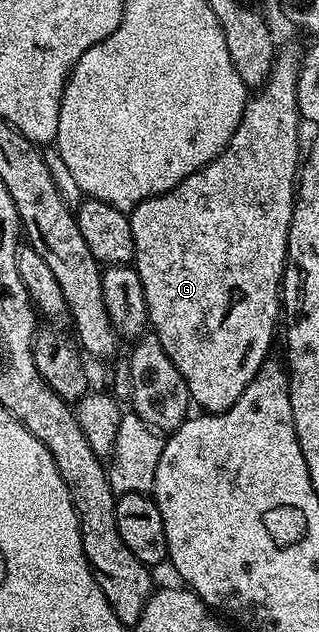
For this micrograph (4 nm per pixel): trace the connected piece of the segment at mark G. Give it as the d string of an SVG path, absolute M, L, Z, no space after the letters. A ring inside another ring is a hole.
M287 45L278 50L275 62L266 81L250 94L245 111L241 115L241 123L233 131L229 143L208 165L190 173L182 181L177 182L171 189L158 193L155 197L147 197L130 210L131 226L133 227L133 243L135 255L133 264L139 273L141 287L147 300L147 319L150 328L157 335L161 347L169 355L169 359L181 371L187 384L190 400L200 405L200 410L212 413L222 413L233 404L249 387L249 383L257 375L264 361L268 360L267 348L271 345L271 336L275 333L275 320L279 317L279 280L283 277L283 265L287 261L287 236L291 226L291 216L295 210L295 195L297 192L297 170L301 165L301 152L298 145L298 125L300 121L297 107L297 79L299 78L299 63L301 49L295 45Z

